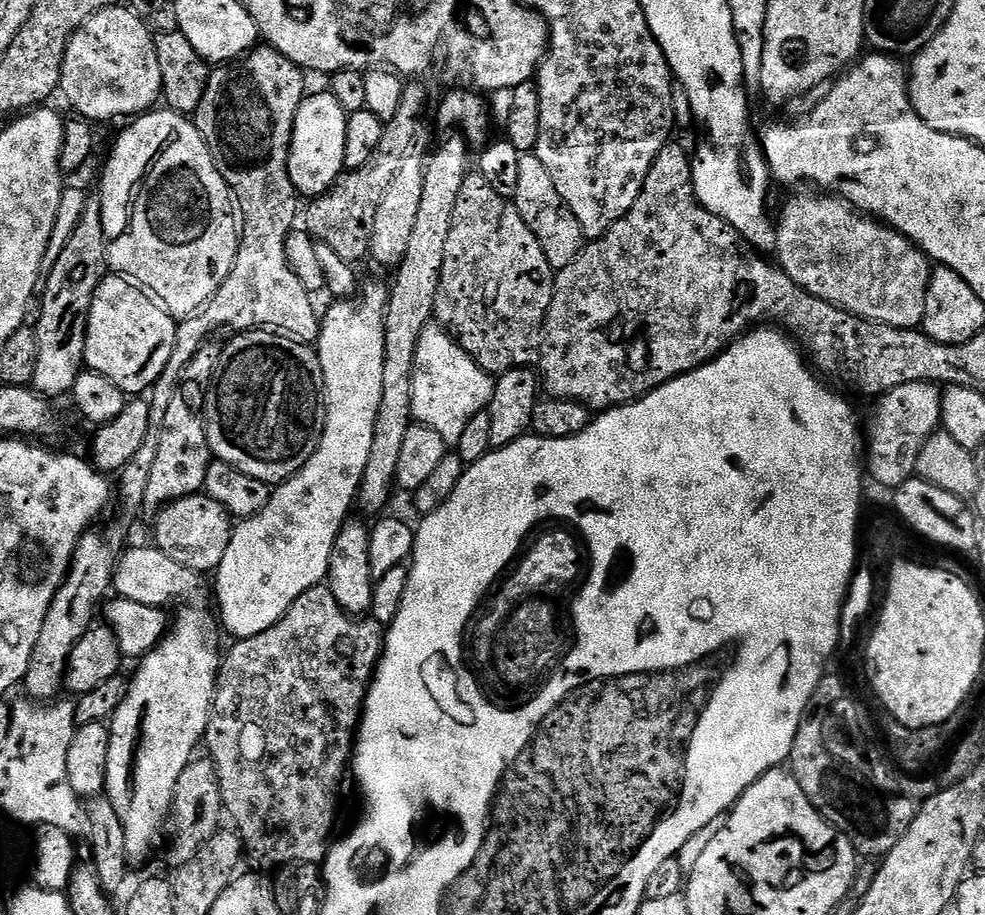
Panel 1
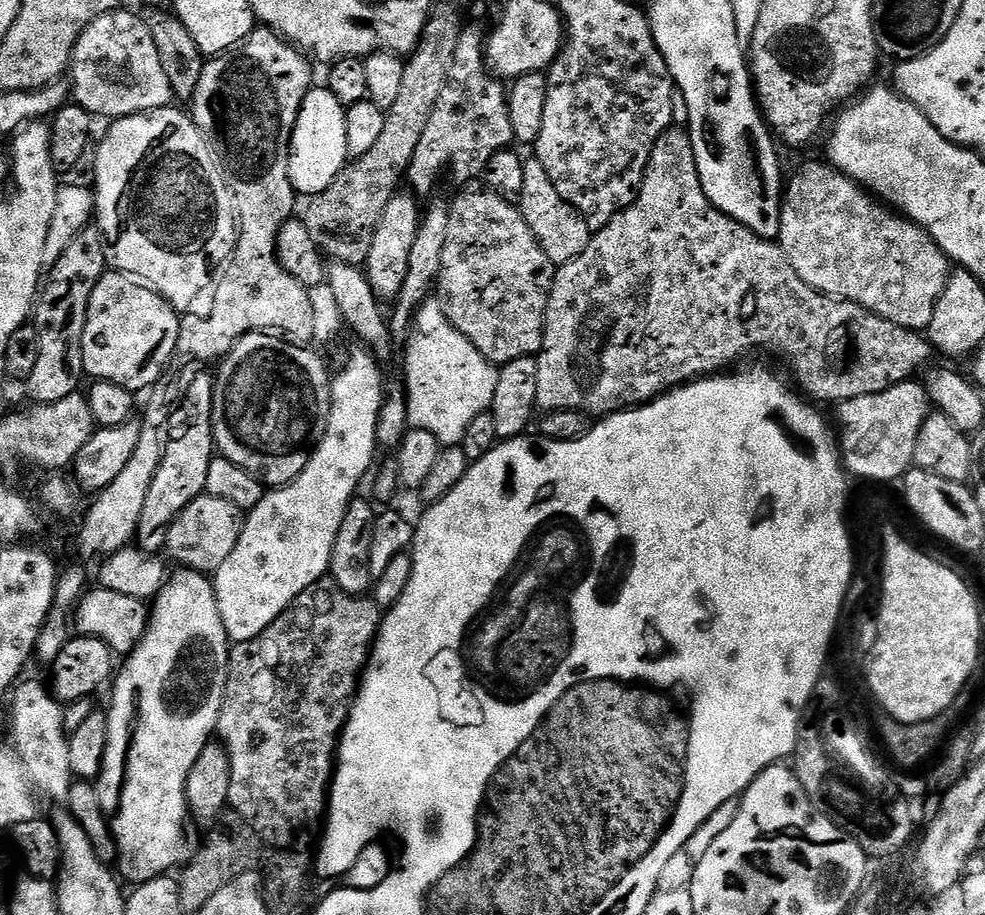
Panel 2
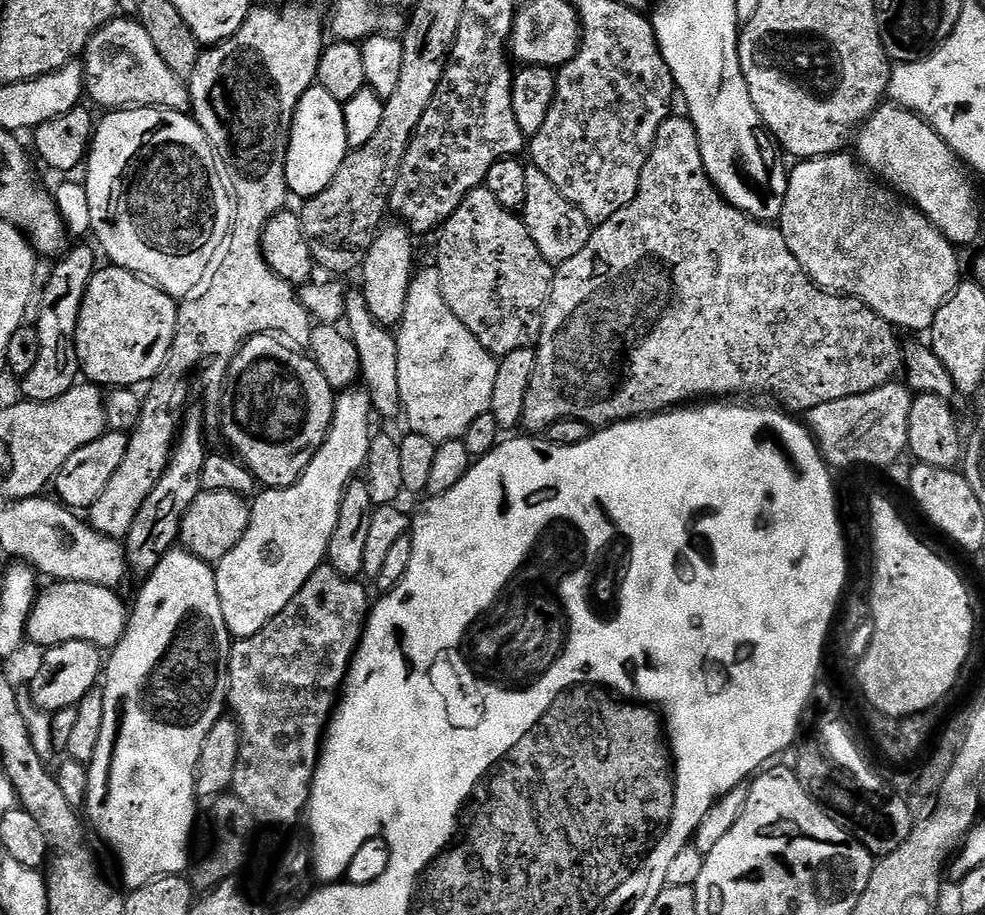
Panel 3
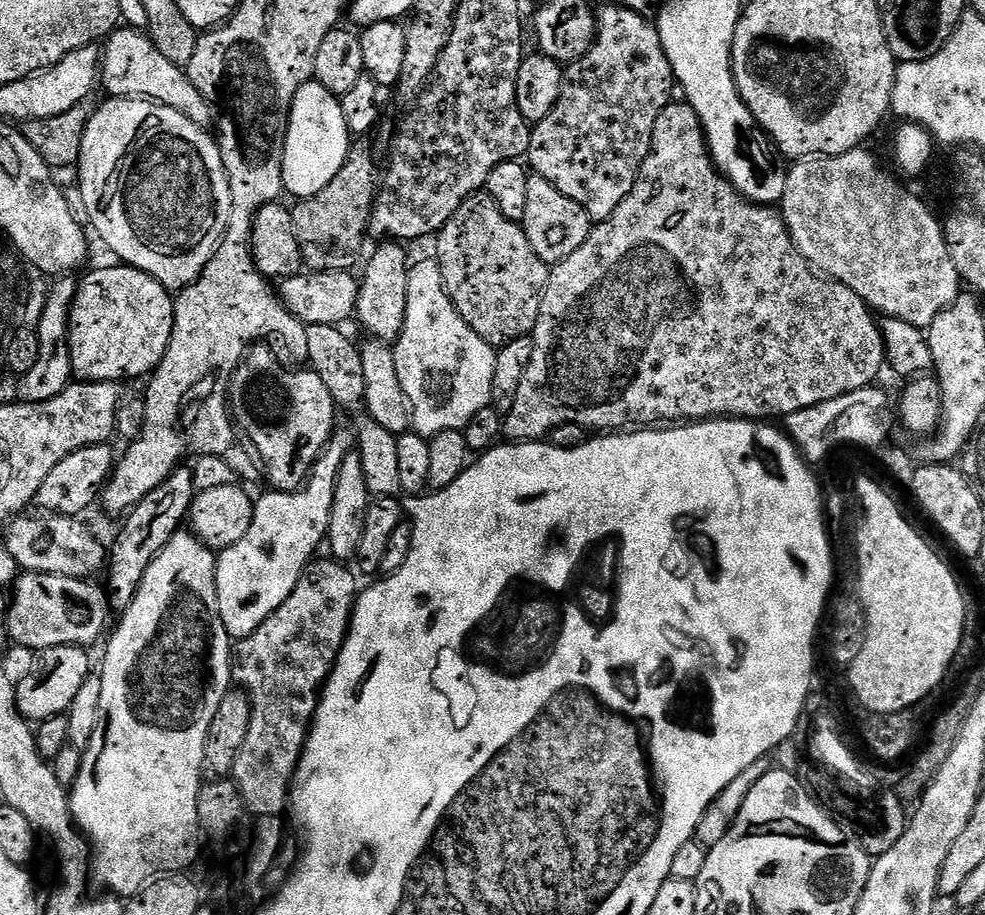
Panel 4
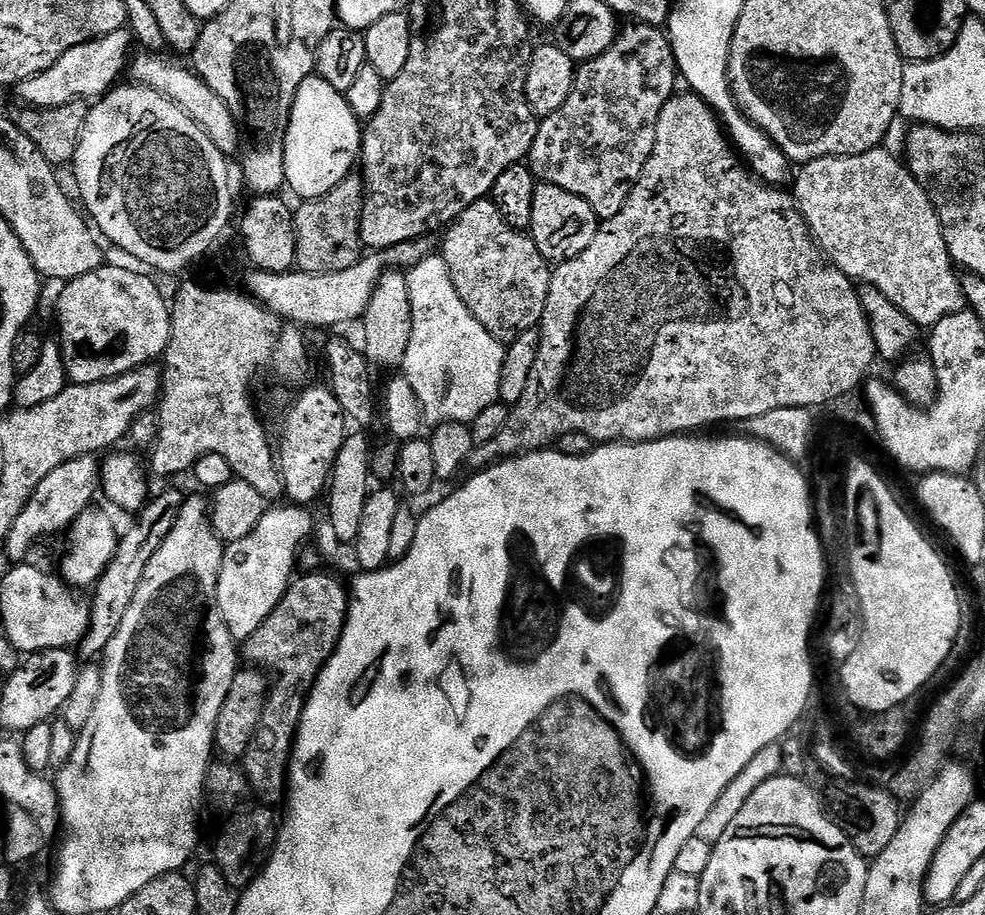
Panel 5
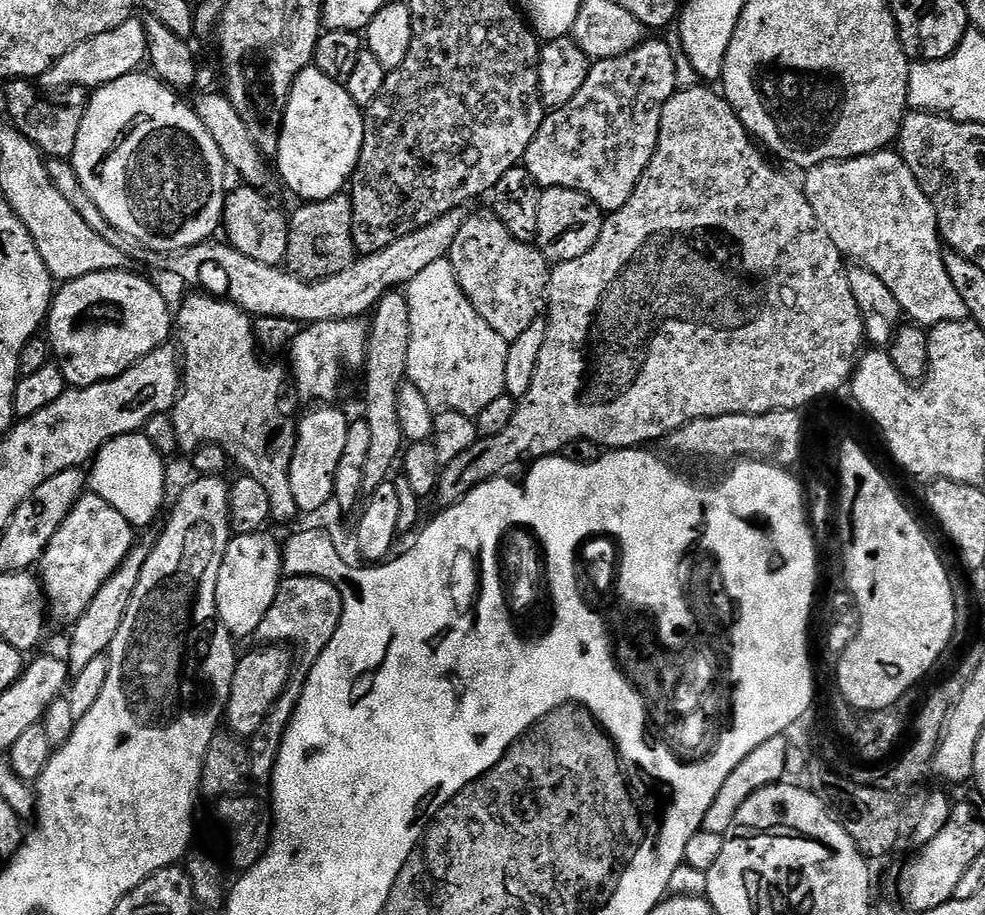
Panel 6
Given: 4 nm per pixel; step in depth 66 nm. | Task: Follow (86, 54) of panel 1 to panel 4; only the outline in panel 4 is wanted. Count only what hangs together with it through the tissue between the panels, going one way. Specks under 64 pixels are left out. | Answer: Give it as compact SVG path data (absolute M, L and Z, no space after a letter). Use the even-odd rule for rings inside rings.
M121 26L103 41L99 83L108 91L109 97L153 100L155 104L164 104L170 110L178 110L178 114L190 118L194 126L205 130L213 127L212 101L200 93L185 69L174 66L174 62L159 52L158 46L154 46L154 42L143 31Z

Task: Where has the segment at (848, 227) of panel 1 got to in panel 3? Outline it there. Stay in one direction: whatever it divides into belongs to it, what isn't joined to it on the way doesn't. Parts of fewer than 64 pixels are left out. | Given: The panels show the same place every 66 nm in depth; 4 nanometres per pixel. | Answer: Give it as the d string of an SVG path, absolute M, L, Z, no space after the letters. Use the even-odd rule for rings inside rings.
M833 154L816 156L813 160L800 160L797 168L793 167L789 171L786 202L782 206L782 214L778 221L780 233L786 238L786 246L790 246L790 254L794 254L794 258L798 258L798 262L804 267L805 274L813 280L817 288L825 289L833 294L847 294L856 297L866 306L870 306L870 310L877 312L885 322L897 329L909 328L912 332L927 333L932 327L938 310L942 310L942 306L962 279L960 260L956 257L957 249L915 206L897 195L893 189L885 186L879 179L874 178L859 159L853 158L851 155L849 155L850 157L844 155Z

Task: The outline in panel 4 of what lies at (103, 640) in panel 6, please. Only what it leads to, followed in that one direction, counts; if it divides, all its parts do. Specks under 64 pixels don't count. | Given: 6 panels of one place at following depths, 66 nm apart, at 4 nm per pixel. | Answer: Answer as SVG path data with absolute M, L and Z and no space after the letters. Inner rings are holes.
M181 466L176 469L154 494L146 494L138 506L127 513L124 525L116 536L112 548L110 544L110 557L106 562L106 591L111 611L123 614L130 602L134 602L134 594L138 594L138 586L142 586L142 578L146 578L146 570L150 570L150 562L158 558L158 554L174 538L174 534L181 531L180 524L189 519L192 511L192 499L196 497L196 484L192 481L191 467Z

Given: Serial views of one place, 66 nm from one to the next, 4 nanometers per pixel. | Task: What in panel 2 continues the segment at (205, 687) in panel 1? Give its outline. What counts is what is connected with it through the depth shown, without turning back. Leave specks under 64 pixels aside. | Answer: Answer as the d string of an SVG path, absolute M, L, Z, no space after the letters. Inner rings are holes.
M180 568L179 570L173 571L171 573L170 579L165 583L164 588L161 592L151 601L150 604L150 615L148 618L148 629L146 634L142 638L142 642L138 642L138 646L126 659L123 661L124 664L119 665L118 671L114 676L114 683L116 685L112 688L112 705L106 708L108 713L108 733L106 734L106 754L102 758L102 770L100 771L98 777L98 787L100 790L100 801L102 802L102 810L105 815L110 818L112 836L116 840L116 854L118 857L118 872L125 881L129 880L129 885L135 886L137 884L145 884L150 882L154 878L171 873L172 867L176 864L176 855L180 852L180 843L184 840L184 819L187 821L189 819L190 813L188 811L188 799L186 798L186 778L190 774L190 770L194 766L194 762L198 762L198 754L202 754L202 750L209 742L213 739L214 733L216 732L216 723L220 717L220 711L222 710L222 698L224 697L224 691L226 690L226 682L228 681L228 654L230 651L230 641L228 635L226 634L226 626L222 626L222 614L218 614L218 598L216 597L216 589L214 587L213 581L209 579L205 573L193 572L191 568Z

